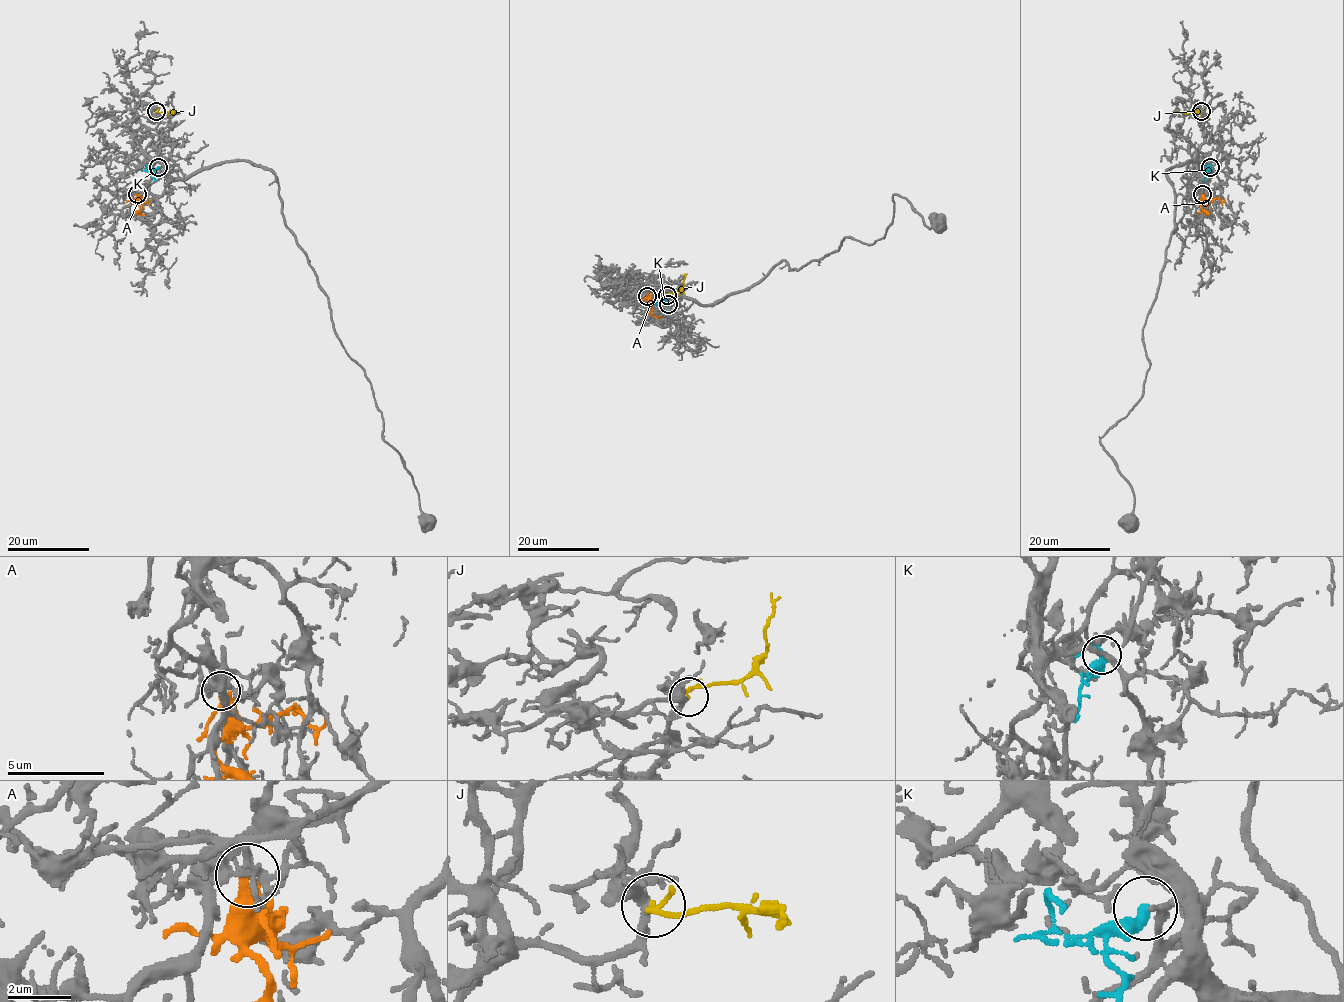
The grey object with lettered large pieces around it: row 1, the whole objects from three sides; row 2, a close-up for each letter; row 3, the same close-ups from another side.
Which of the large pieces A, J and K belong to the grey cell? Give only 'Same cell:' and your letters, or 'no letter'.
Same cell: no letter

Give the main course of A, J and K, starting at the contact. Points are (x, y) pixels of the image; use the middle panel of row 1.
A: (647, 296), (651, 313), (659, 319)
J: (667, 295), (677, 292), (683, 285), (684, 273)
K: (669, 305), (656, 306), (657, 298)

